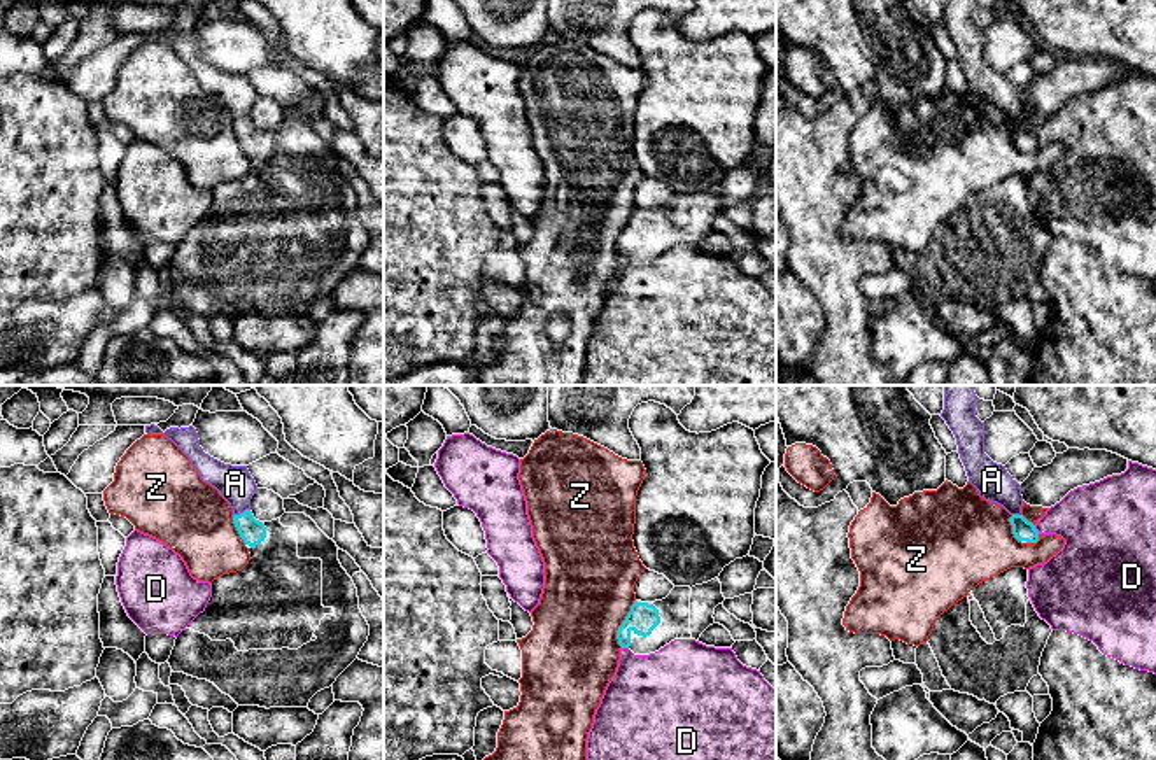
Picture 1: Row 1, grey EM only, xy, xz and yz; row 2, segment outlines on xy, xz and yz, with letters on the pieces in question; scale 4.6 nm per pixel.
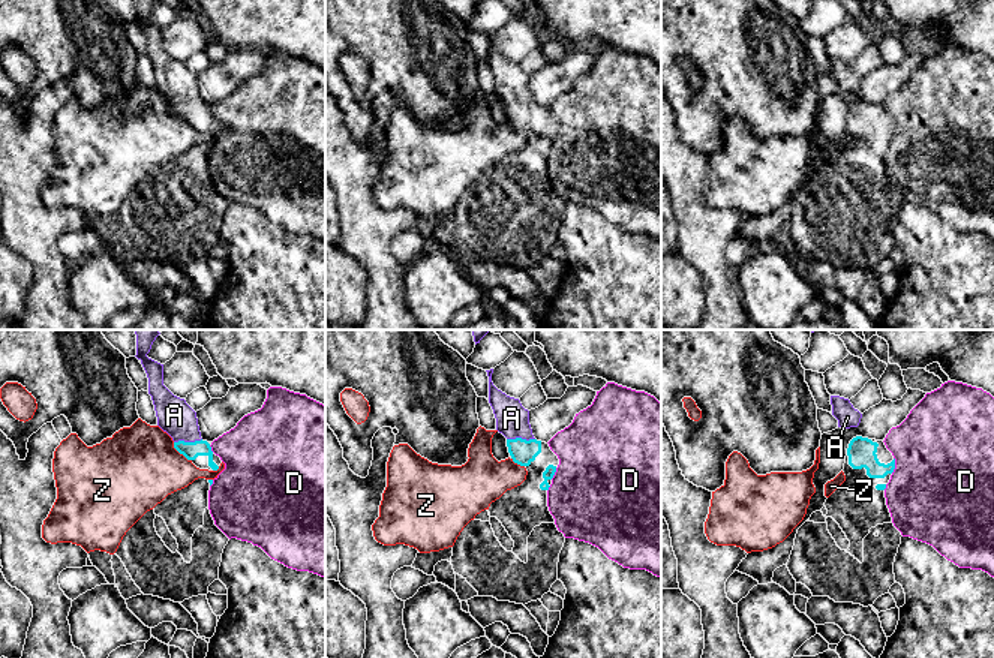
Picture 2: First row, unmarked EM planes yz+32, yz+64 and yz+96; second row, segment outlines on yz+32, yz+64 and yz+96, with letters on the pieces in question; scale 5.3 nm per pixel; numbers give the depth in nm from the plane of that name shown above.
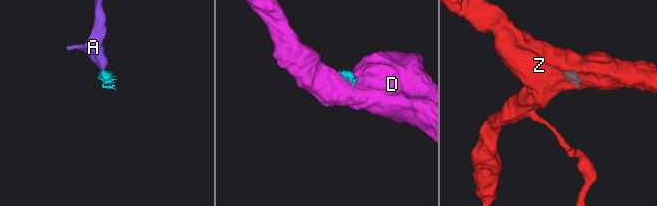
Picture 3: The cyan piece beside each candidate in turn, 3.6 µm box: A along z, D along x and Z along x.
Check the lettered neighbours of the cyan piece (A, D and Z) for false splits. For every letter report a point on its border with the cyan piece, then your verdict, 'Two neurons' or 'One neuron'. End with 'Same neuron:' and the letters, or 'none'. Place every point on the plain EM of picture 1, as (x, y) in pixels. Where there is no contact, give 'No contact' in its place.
A: Touches cyan at xy (240, 121). One neuron
D: Touches cyan at yz (1036, 137). Two neurons
Z: Touches cyan at xz (622, 232). Two neurons
Same neuron: A

